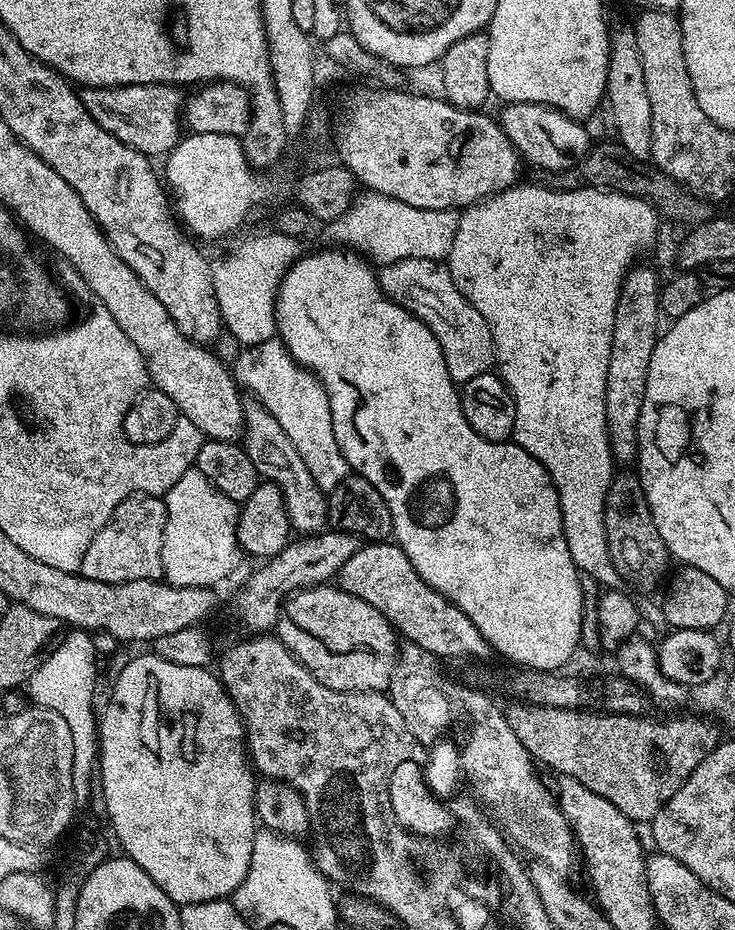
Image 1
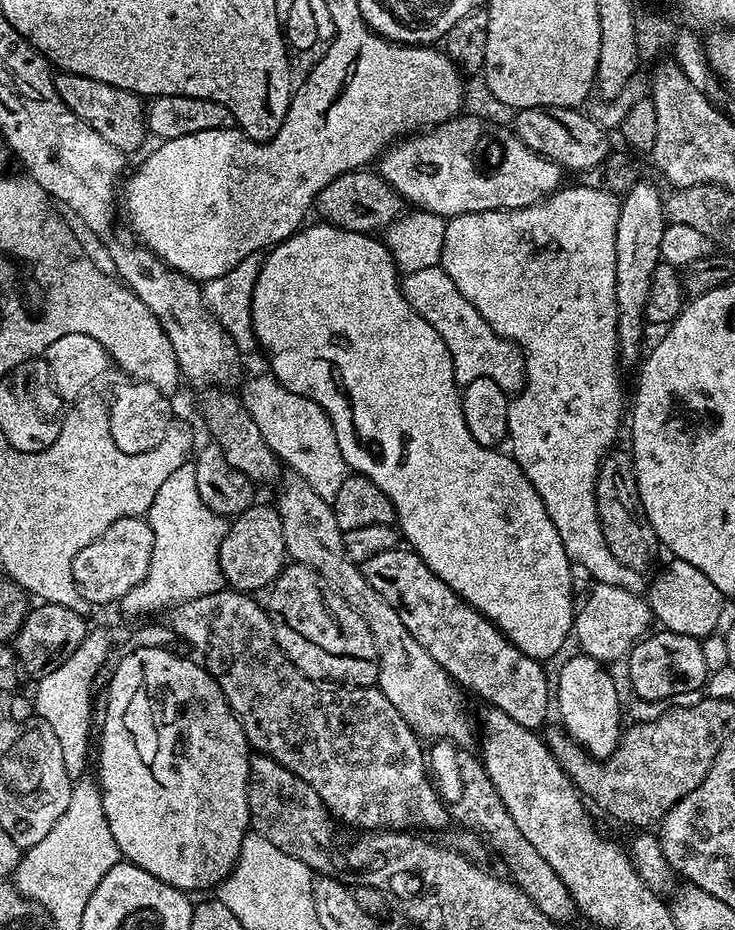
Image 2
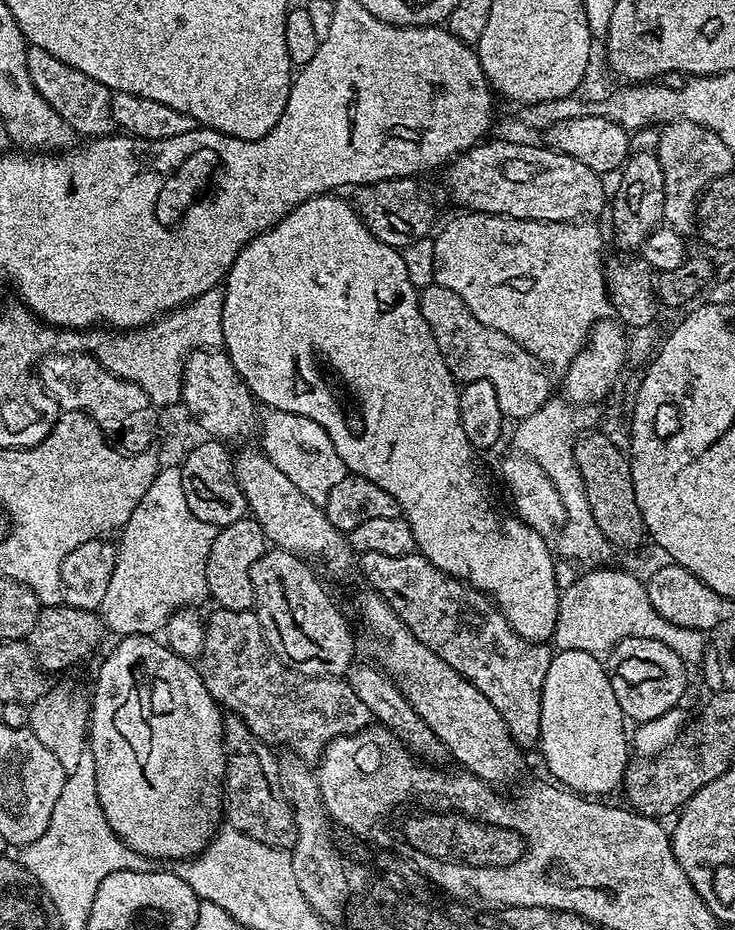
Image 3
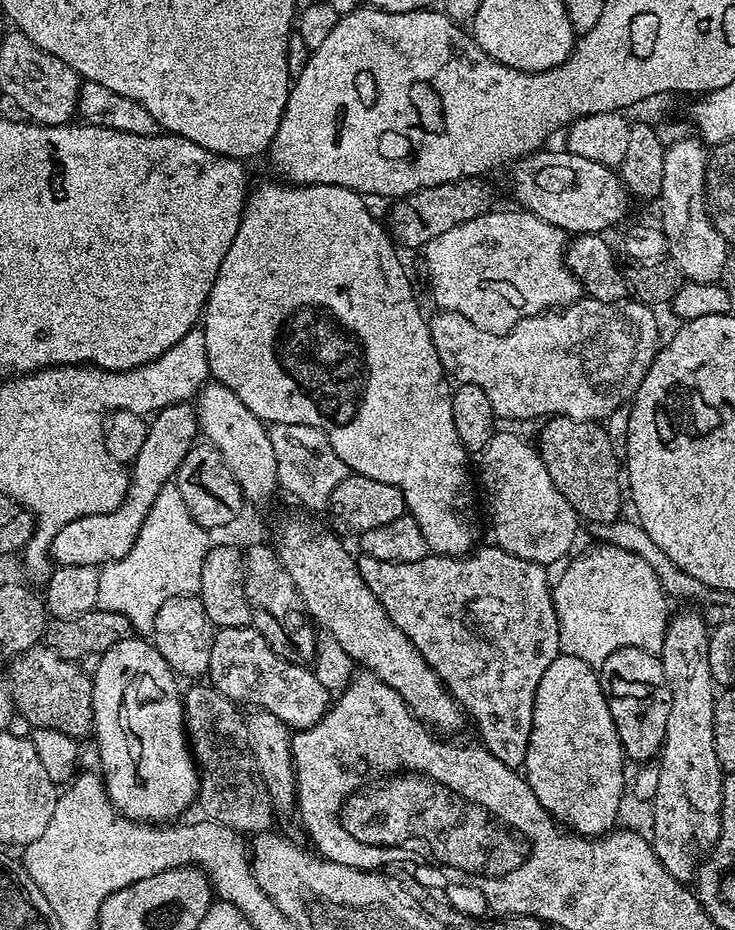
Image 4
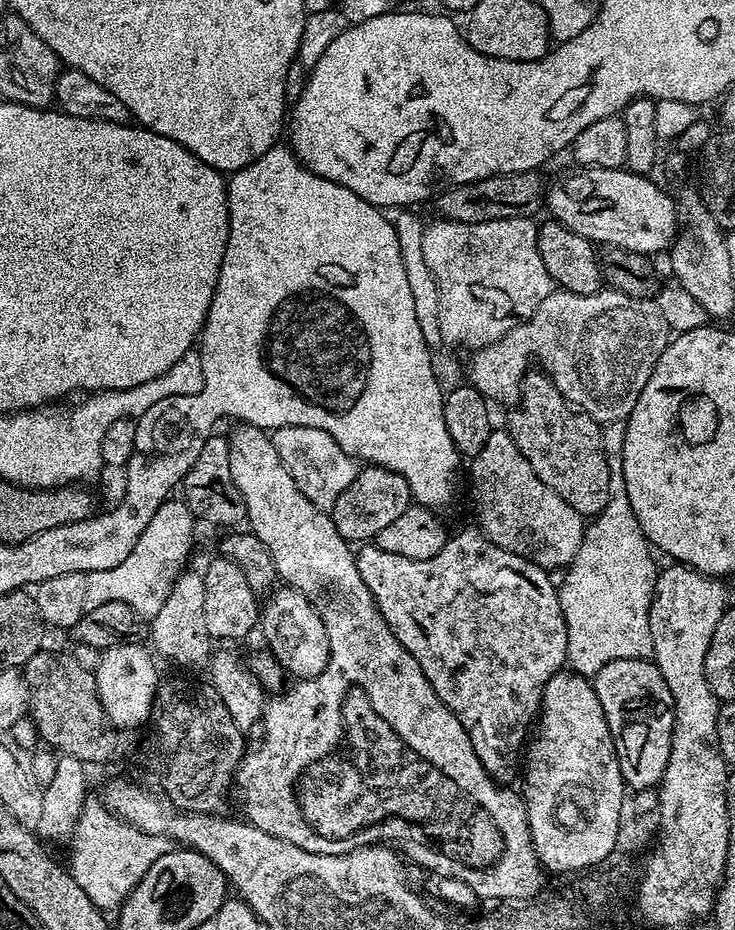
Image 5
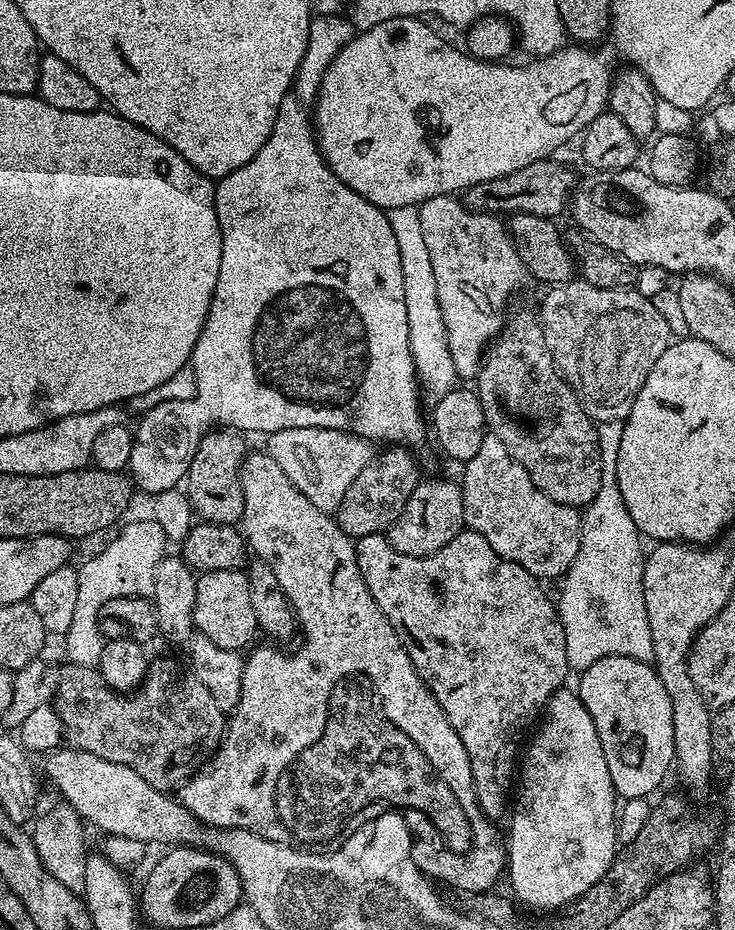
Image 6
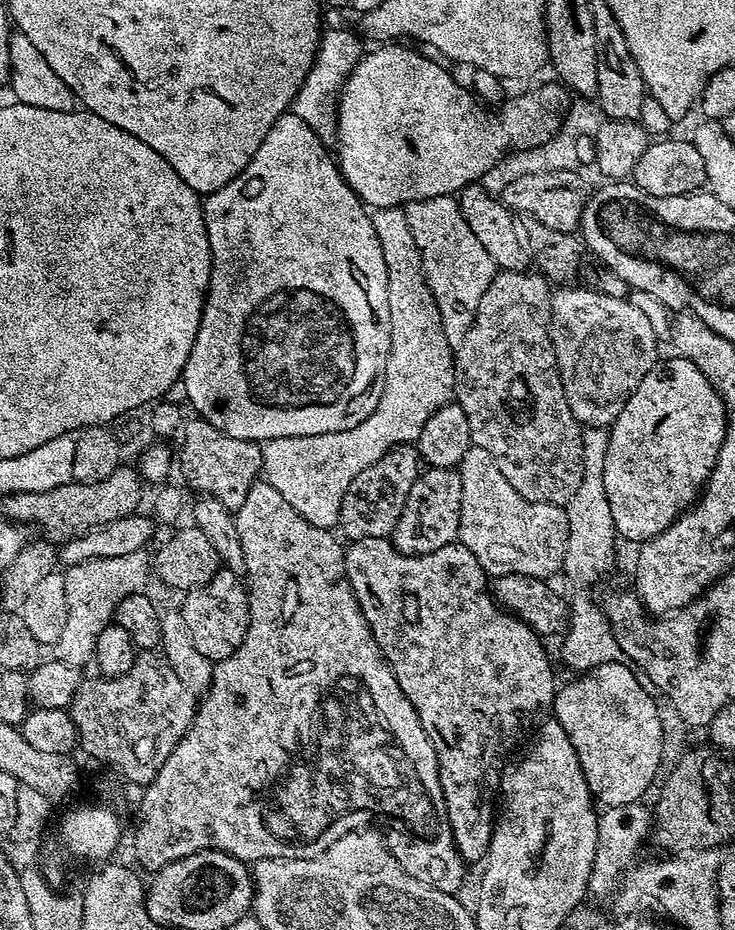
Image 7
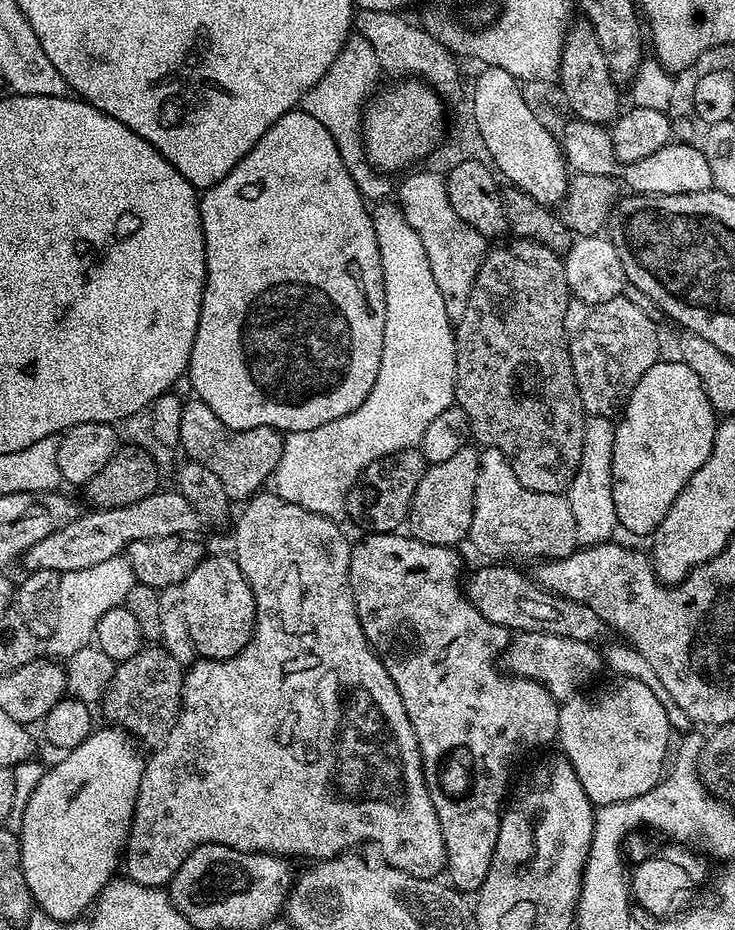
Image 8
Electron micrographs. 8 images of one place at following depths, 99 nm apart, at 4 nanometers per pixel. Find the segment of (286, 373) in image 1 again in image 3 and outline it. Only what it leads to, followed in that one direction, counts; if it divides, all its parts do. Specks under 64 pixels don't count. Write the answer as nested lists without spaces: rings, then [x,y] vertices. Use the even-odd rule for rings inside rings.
[[[277,408],[267,409],[258,424],[259,436],[259,447],[270,458],[270,462],[274,462],[274,466],[278,466],[278,470],[282,470],[282,474],[286,474],[286,478],[290,478],[290,482],[294,482],[294,486],[298,486],[298,490],[310,498],[310,502],[324,505],[334,485],[349,475],[338,450],[334,450],[334,442],[330,442],[330,434],[326,434],[326,430],[322,430],[322,426],[310,418]]]

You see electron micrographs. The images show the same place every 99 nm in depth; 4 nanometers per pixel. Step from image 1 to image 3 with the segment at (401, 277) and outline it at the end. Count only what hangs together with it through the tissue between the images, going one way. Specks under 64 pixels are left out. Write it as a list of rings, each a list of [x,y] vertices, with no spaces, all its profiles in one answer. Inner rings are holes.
[[[435,282],[425,288],[428,289],[419,293],[422,318],[426,318],[434,333],[434,342],[438,342],[442,358],[455,380],[464,384],[475,380],[491,382],[494,390],[498,390],[498,407],[512,422],[525,420],[548,403],[548,376],[544,373],[547,371],[536,357],[506,334],[496,332],[490,326],[482,326],[454,290],[446,290],[446,286]]]

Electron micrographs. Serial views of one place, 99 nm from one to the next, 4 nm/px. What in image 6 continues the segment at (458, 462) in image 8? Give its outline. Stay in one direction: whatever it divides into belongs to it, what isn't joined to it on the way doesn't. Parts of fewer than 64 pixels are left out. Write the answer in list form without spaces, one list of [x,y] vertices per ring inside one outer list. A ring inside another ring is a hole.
[[[421,479],[420,485],[410,494],[406,506],[402,506],[402,514],[392,523],[386,535],[388,544],[394,550],[411,556],[429,556],[446,542],[450,542],[465,527],[464,507],[459,483],[452,480]]]

